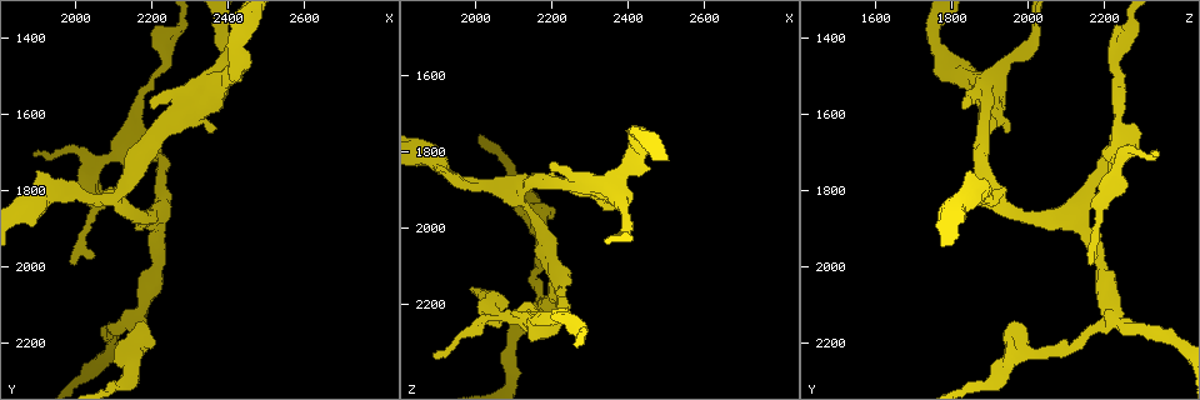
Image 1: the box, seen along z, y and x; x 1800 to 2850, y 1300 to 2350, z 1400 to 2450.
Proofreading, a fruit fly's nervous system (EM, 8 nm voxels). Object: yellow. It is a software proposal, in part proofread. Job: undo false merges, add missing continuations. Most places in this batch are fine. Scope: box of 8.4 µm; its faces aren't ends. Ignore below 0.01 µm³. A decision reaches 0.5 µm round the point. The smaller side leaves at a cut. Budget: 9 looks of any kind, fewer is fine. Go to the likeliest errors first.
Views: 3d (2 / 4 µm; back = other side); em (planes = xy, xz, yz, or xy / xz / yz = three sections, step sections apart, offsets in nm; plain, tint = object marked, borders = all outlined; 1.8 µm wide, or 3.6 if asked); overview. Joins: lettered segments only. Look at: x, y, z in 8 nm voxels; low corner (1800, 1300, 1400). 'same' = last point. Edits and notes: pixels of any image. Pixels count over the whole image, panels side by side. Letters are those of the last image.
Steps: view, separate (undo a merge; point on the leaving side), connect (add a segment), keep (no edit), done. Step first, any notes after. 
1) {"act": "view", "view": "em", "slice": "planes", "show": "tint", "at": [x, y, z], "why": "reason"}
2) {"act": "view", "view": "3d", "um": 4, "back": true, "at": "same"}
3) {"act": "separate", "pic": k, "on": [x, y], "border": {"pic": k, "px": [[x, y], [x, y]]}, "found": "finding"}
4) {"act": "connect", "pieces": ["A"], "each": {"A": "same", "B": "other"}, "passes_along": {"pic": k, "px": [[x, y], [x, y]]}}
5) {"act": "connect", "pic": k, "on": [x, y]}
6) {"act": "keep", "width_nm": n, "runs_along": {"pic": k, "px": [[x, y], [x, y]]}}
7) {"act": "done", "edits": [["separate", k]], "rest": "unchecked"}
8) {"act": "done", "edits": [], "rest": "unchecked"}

{"act": "view", "view": "em", "slice": "planes", "show": "borders", "at": [2165, 2135, 2215], "why": "three-way junction"}

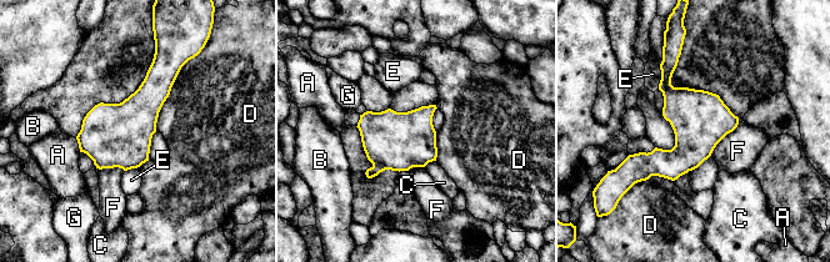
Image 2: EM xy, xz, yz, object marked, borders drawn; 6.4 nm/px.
{"act": "keep", "each": {"A": "other", "B": "other", "C": "other", "D": "other", "E": "other", "F": "other", "G": "other"}, "border": {"pic": 2, "px": [[188, 61], [159, 112], [155, 129]]}, "found": "one neuron here"}

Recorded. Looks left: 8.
{"act": "view", "view": "3d", "um": 2, "at": [2140, 2235, 1965], "why": "sudden change in width"}

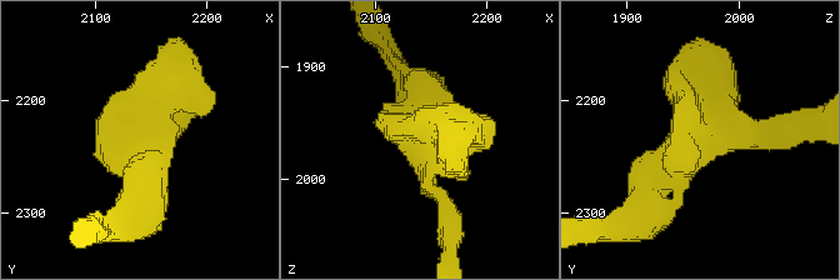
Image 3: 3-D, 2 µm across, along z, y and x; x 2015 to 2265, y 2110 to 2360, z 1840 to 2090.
{"act": "view", "view": "em", "slice": "xz", "step": 8, "show": "borders", "at": [2138, 2232, 1968], "why": "need the tissue"}

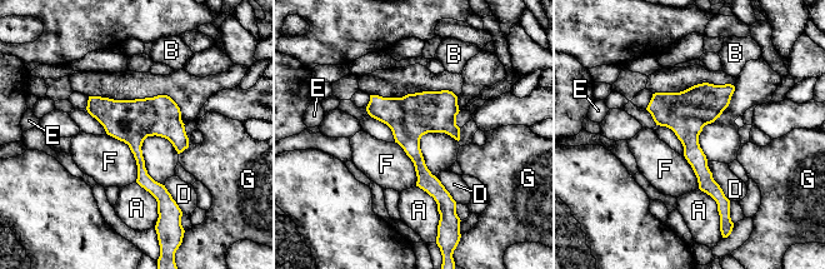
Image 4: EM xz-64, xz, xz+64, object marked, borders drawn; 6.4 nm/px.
{"act": "keep", "longest_contact_nm": ["F", 380], "each": {"A": "other", "B": "other", "D": "other", "E": "other", "F": "other", "G": "other"}, "border": {"pic": 4, "px": [[106, 133], [128, 145], [136, 182]]}, "found": "all the same neuron"}

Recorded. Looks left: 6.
{"act": "view", "view": "3d", "um": 4, "at": [2195, 1585, 1830]}

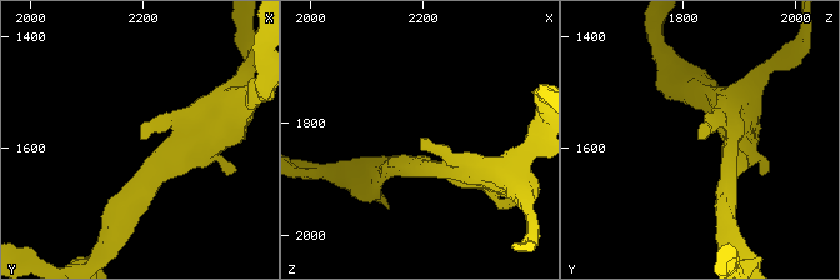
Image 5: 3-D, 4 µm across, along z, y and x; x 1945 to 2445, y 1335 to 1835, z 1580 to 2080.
{"act": "view", "view": "em", "slice": "planes", "show": "borders", "at": [2200, 1580, 1825], "why": "shape alone is not enough"}

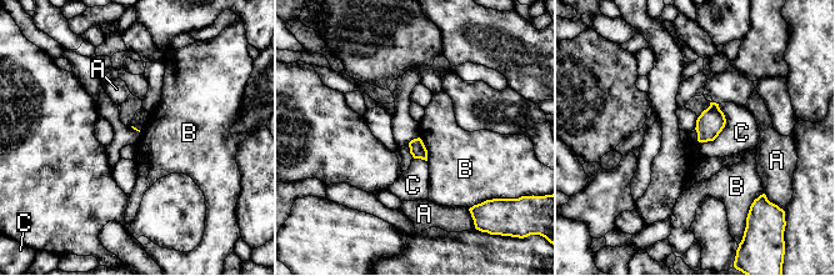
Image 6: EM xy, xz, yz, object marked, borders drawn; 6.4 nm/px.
{"act": "keep", "each": {"A": "other", "B": "other", "C": "other"}, "border": {"pic": 6, "px": [[419, 138], [426, 150], [428, 160]]}, "found": "none of them fits"}

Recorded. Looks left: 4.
{"act": "view", "view": "em", "slice": "planes", "show": "borders", "at": [1925, 1805, 1855]}

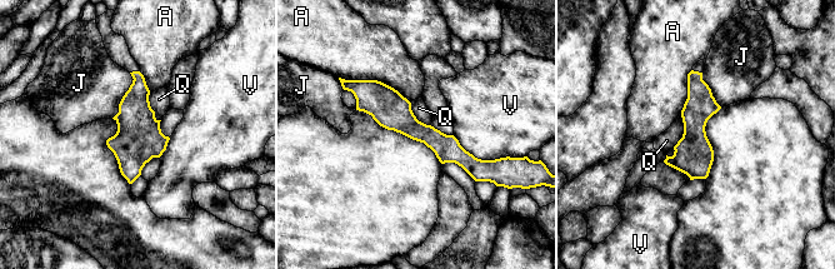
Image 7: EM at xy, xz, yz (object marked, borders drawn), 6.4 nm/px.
{"act": "keep", "longest_contact_nm": ["A", 420], "each": {"A": "other", "J": "other", "Q": "other", "V": "other"}, "border": {"pic": 7, "px": [[681, 113], [683, 137], [673, 147]]}, "found": "continuous, no second neuron"}

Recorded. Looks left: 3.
{"act": "done", "edits": [], "rest": "unchecked"}

